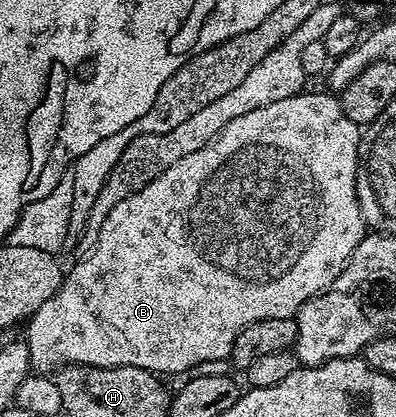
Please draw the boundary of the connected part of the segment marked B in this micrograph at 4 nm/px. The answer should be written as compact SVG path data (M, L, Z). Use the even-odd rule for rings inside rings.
M302 90L296 96L271 102L235 118L202 149L195 150L193 154L167 167L155 179L147 182L143 190L131 194L131 198L123 198L123 202L119 202L119 206L115 206L115 210L103 218L99 242L95 242L93 249L76 261L78 264L70 272L68 269L64 273L57 294L47 298L47 302L43 302L43 306L39 306L39 310L35 310L35 314L27 321L29 362L34 373L49 374L65 365L87 368L135 366L154 374L189 374L201 364L210 364L216 360L228 361L233 355L235 338L249 324L263 322L267 318L294 318L309 299L332 286L367 234L367 225L359 210L357 197L357 162L363 132L358 124L347 118L347 114L343 114L340 99L336 95L328 91L309 91Z

